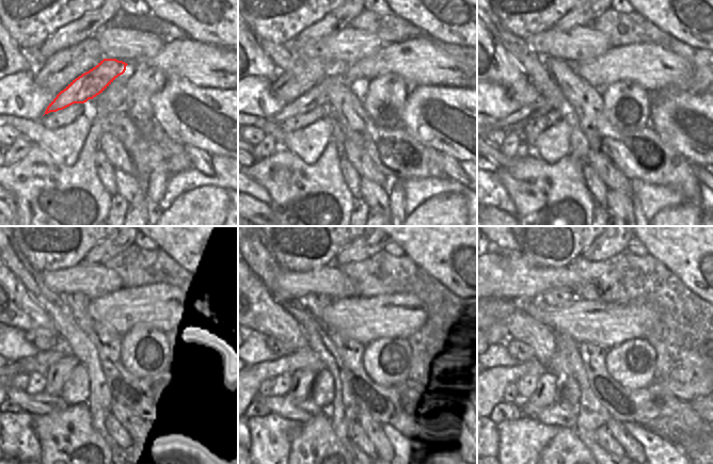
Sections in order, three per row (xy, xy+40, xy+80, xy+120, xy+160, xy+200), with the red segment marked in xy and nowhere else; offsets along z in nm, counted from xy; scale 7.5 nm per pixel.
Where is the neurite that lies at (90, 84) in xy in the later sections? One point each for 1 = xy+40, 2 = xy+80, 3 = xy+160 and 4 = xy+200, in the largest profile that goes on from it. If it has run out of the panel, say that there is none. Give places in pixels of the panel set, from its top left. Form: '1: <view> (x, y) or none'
1: xy+40 (316, 96)
2: xy+80 (517, 122)
3: xy+160 (304, 357)
4: xy+200 (524, 367)

